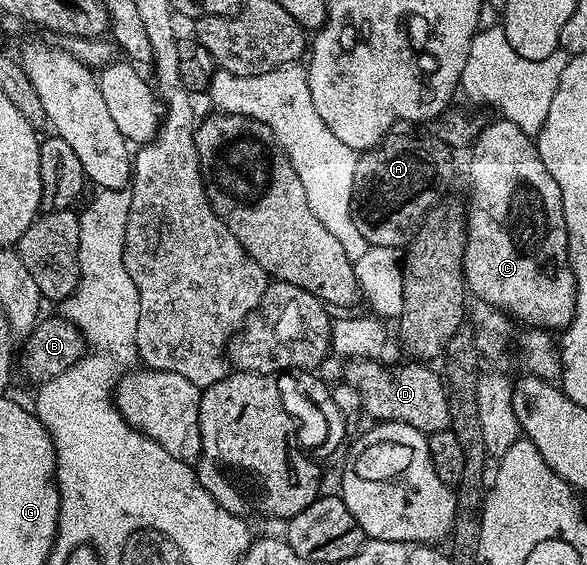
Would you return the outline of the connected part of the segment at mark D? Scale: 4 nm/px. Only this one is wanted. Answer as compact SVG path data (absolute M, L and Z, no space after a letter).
M362 358L348 363L344 381L354 386L361 394L364 413L377 422L406 422L411 428L428 436L440 430L450 429L448 394L442 375L432 370L429 364L409 364L398 370L380 366L380 361Z

